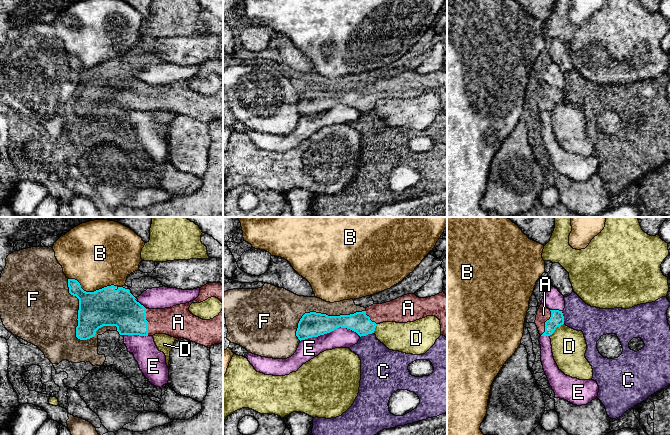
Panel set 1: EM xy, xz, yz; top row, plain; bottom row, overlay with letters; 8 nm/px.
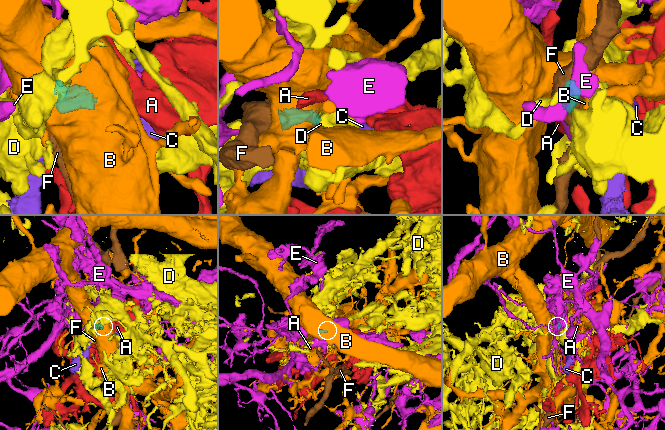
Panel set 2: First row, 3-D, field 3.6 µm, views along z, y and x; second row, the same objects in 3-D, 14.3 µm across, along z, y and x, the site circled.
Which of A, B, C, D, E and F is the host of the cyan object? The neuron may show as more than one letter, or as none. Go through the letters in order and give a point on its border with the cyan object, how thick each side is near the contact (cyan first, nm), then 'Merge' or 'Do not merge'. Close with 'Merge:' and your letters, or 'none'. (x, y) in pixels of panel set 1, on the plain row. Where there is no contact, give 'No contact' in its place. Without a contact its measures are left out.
A: Touches cyan at xy (147, 98). Thickness 280 nm (cyan) against 260 nm. Merge
B: Touches cyan at xy (90, 68). Thickness 300 nm (cyan) against 420 nm. Do not merge
C: Touches cyan at xz (366, 110). Thickness 170 nm (cyan) against 280 nm. Do not merge
D: Touches cyan at yz (555, 105). Thickness 110 nm (cyan) against 280 nm. Do not merge
E: Touches cyan at xz (330, 107). Thickness 200 nm (cyan) against 160 nm. Do not merge
F: Touches cyan at xy (76, 105). Thickness 280 nm (cyan) against 480 nm. Do not merge
Merge: A

